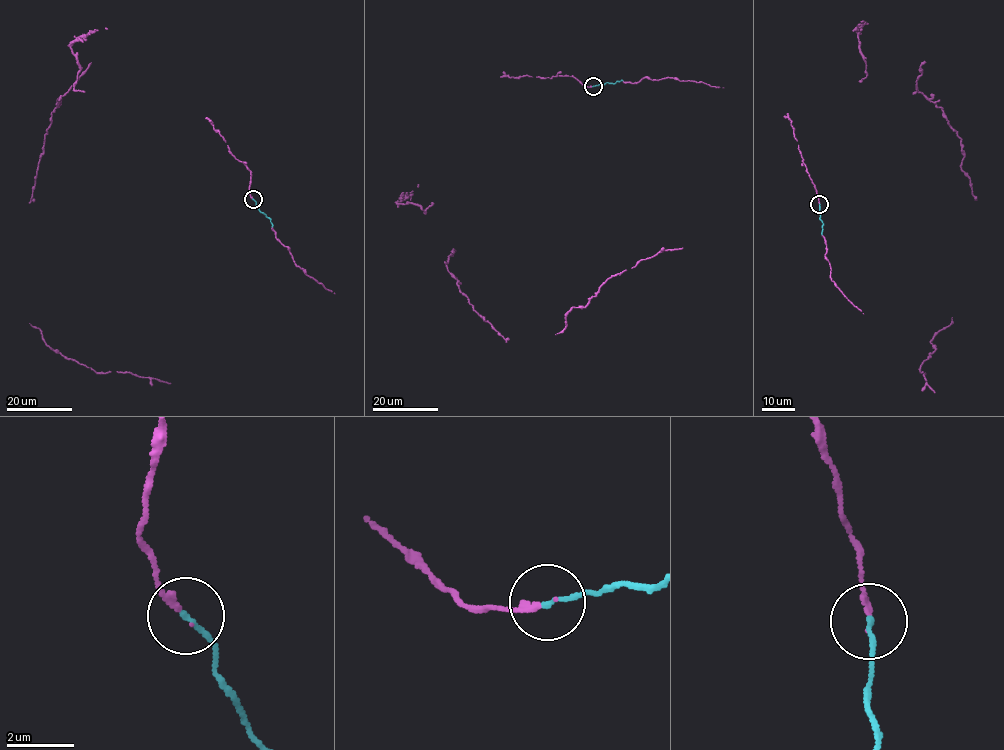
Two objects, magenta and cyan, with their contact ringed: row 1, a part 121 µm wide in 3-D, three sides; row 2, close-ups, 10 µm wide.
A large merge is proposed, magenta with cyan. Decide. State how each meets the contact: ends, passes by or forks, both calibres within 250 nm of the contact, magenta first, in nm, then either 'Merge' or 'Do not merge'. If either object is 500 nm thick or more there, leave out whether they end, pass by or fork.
At the ring magenta ends. At the ring cyan ends. Thickness 150 nm (magenta) against 160 nm. Merge

